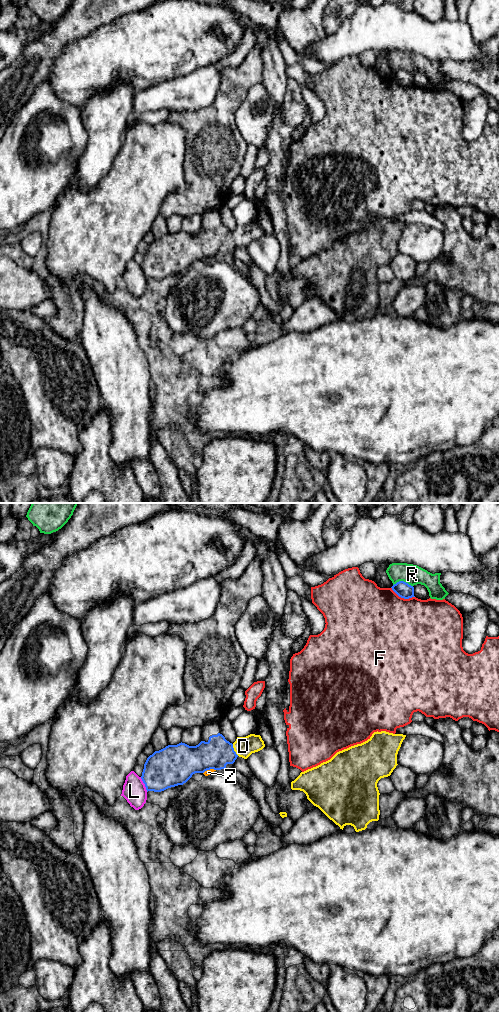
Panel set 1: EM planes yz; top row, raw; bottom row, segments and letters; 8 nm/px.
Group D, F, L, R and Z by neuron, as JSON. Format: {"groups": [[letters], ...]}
{"groups": [["D", "Z"], ["F"], ["L"], ["R"]]}

